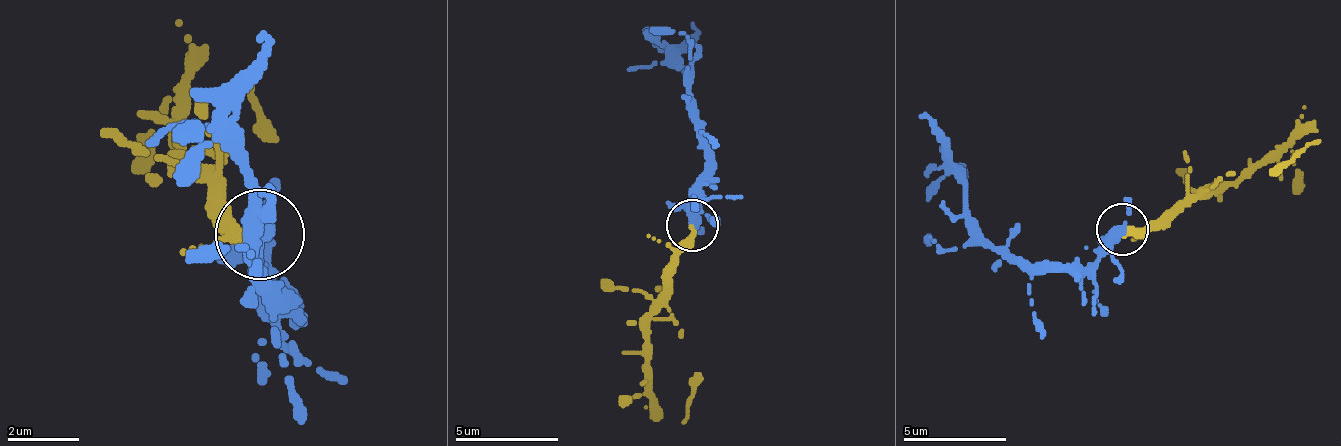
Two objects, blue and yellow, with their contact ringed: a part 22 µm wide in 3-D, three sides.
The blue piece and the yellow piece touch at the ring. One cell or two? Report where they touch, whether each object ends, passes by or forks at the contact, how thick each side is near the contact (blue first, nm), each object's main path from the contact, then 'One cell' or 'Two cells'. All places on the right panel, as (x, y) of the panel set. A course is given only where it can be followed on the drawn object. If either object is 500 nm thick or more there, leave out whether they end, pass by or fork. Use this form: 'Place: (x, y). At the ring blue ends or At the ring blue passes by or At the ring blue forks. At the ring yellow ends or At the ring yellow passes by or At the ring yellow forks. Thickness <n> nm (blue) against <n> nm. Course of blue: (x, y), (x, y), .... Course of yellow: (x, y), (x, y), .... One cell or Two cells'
Place: (1122, 229). At the ring blue passes by. At the ring yellow ends. Thickness 360 nm (blue) against 400 nm. Course of blue: (1121, 228), (1084, 269), (1007, 259), (965, 207), (949, 145), (918, 113). Course of yellow: (1126, 228), (1162, 223), (1220, 186), (1235, 186), (1313, 129), (1313, 145), (1271, 176). One cell

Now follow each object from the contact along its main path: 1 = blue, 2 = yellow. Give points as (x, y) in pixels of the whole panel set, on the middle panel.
1: (694, 224), (699, 187), (699, 110), (688, 68), (678, 52), (694, 21)
2: (694, 229), (647, 323), (647, 395), (662, 416), (688, 416), (699, 374)

